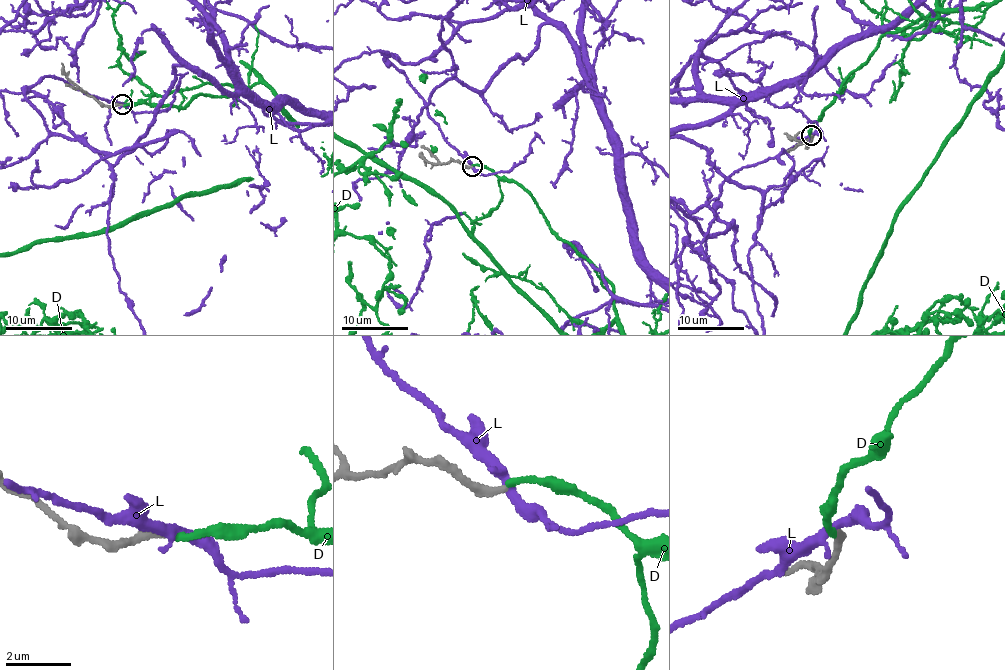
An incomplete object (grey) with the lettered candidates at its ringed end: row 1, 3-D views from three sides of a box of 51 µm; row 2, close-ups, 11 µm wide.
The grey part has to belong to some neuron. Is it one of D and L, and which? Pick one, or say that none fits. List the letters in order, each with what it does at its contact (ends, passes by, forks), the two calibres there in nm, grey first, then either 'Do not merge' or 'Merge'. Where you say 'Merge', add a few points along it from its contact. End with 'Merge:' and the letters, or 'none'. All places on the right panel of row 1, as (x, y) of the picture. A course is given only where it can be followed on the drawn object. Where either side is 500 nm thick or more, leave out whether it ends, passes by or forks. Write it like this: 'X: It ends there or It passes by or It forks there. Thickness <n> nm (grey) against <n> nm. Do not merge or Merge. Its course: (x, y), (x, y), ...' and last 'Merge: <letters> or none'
D: It ends there. Thickness 280 nm (grey) against 200 nm. Merge
L: It passes by. Thickness 280 nm (grey) against 320 nm. Do not merge
Merge: D

